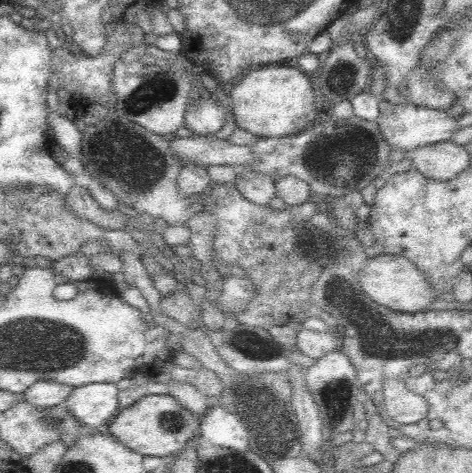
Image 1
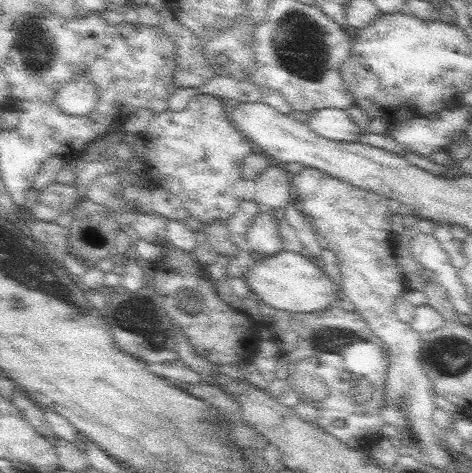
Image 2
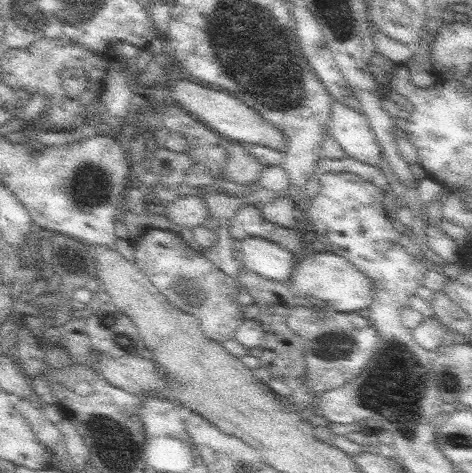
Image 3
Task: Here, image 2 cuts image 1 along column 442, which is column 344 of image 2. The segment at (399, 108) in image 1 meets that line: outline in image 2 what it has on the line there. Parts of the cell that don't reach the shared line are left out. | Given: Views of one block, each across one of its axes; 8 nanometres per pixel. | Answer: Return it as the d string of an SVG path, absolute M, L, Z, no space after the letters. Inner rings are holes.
M321 108L305 122L317 136L333 142L357 142L361 130L349 118L345 110L339 108Z

